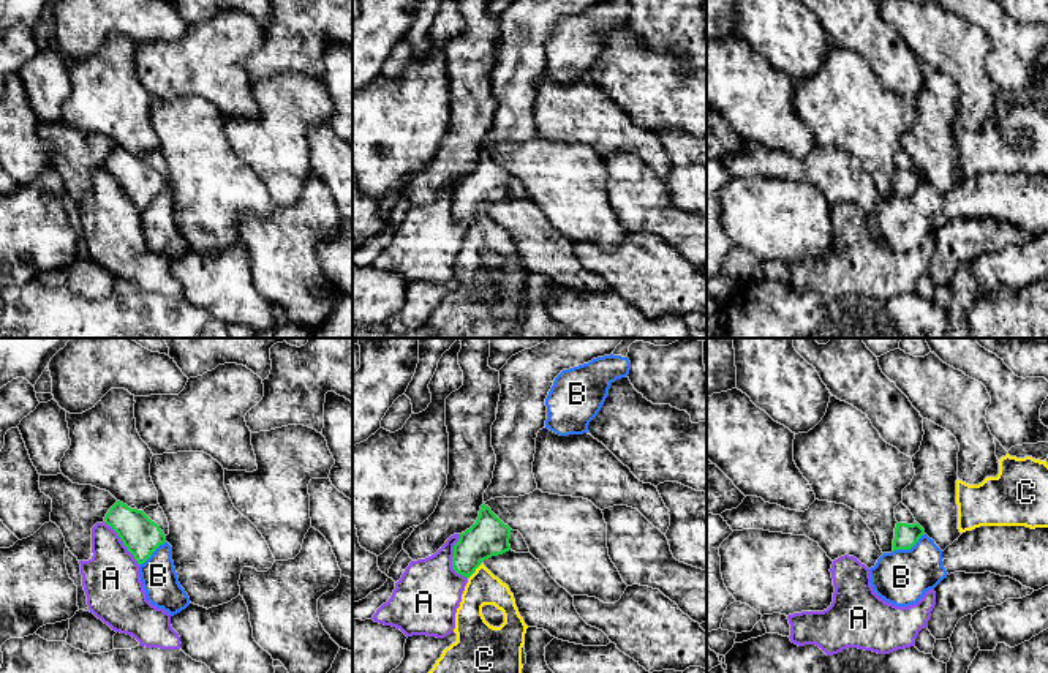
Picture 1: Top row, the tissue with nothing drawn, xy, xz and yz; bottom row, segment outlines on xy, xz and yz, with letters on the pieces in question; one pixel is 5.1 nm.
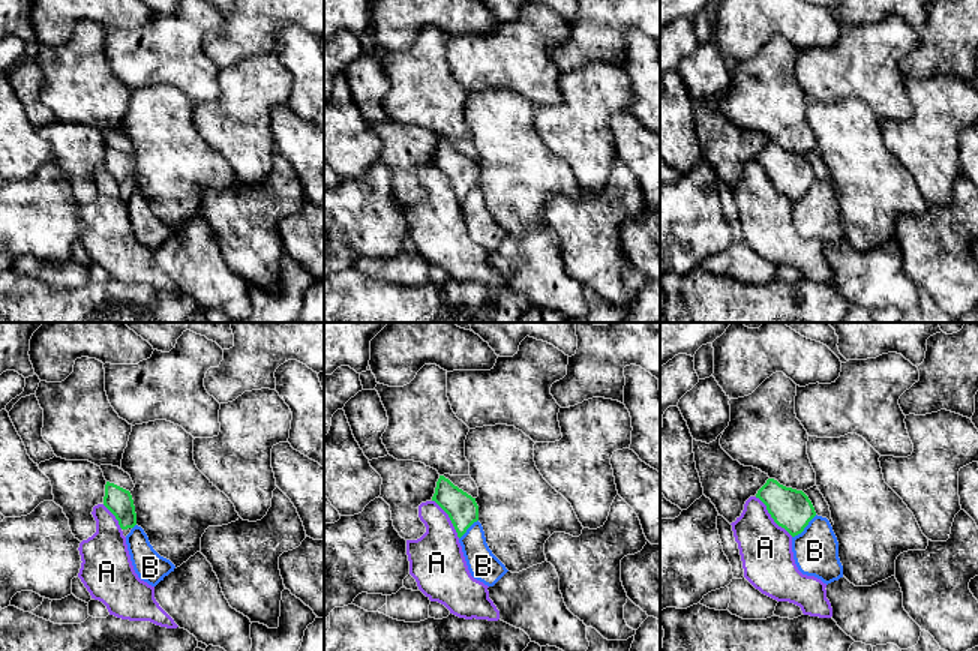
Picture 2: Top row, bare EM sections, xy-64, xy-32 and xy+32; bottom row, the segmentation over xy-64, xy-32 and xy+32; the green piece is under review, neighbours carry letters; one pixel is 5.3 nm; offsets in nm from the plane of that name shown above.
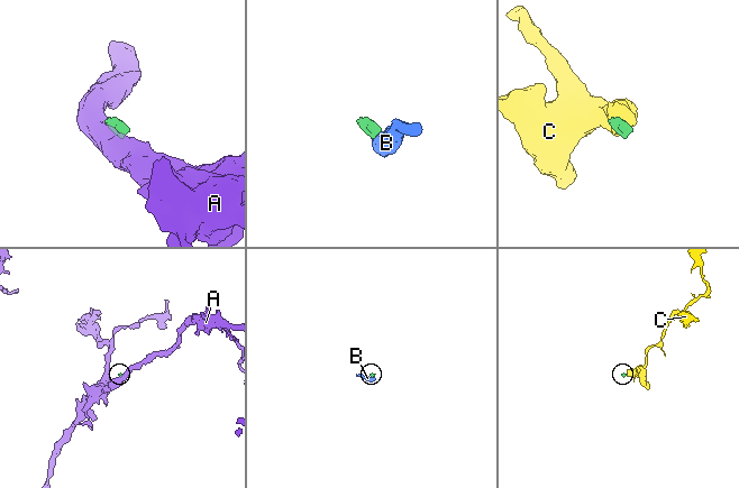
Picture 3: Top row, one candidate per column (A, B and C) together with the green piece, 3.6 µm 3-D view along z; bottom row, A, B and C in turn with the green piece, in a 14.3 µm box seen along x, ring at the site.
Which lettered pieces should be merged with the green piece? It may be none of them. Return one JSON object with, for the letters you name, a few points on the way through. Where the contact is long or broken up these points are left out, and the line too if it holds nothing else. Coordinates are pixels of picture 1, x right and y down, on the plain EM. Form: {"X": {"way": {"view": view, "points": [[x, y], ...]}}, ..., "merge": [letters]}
{"C": {"way": {"view": "xz", "points": [[489, 182], [474, 196], [474, 217], [482, 234]]}}, "merge": ["C"]}

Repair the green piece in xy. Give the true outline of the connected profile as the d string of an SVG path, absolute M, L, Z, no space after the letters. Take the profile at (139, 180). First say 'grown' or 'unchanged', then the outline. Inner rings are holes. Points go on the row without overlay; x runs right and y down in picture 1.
unchanged; M120 147L109 155L104 169L117 179L139 212L166 188L166 182L155 167L142 156L131 155Z

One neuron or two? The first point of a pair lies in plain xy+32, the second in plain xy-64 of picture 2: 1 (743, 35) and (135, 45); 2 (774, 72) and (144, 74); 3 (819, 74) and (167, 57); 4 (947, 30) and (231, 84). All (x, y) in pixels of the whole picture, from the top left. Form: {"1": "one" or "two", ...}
{"1": "two", "2": "two", "3": "one", "4": "two"}

